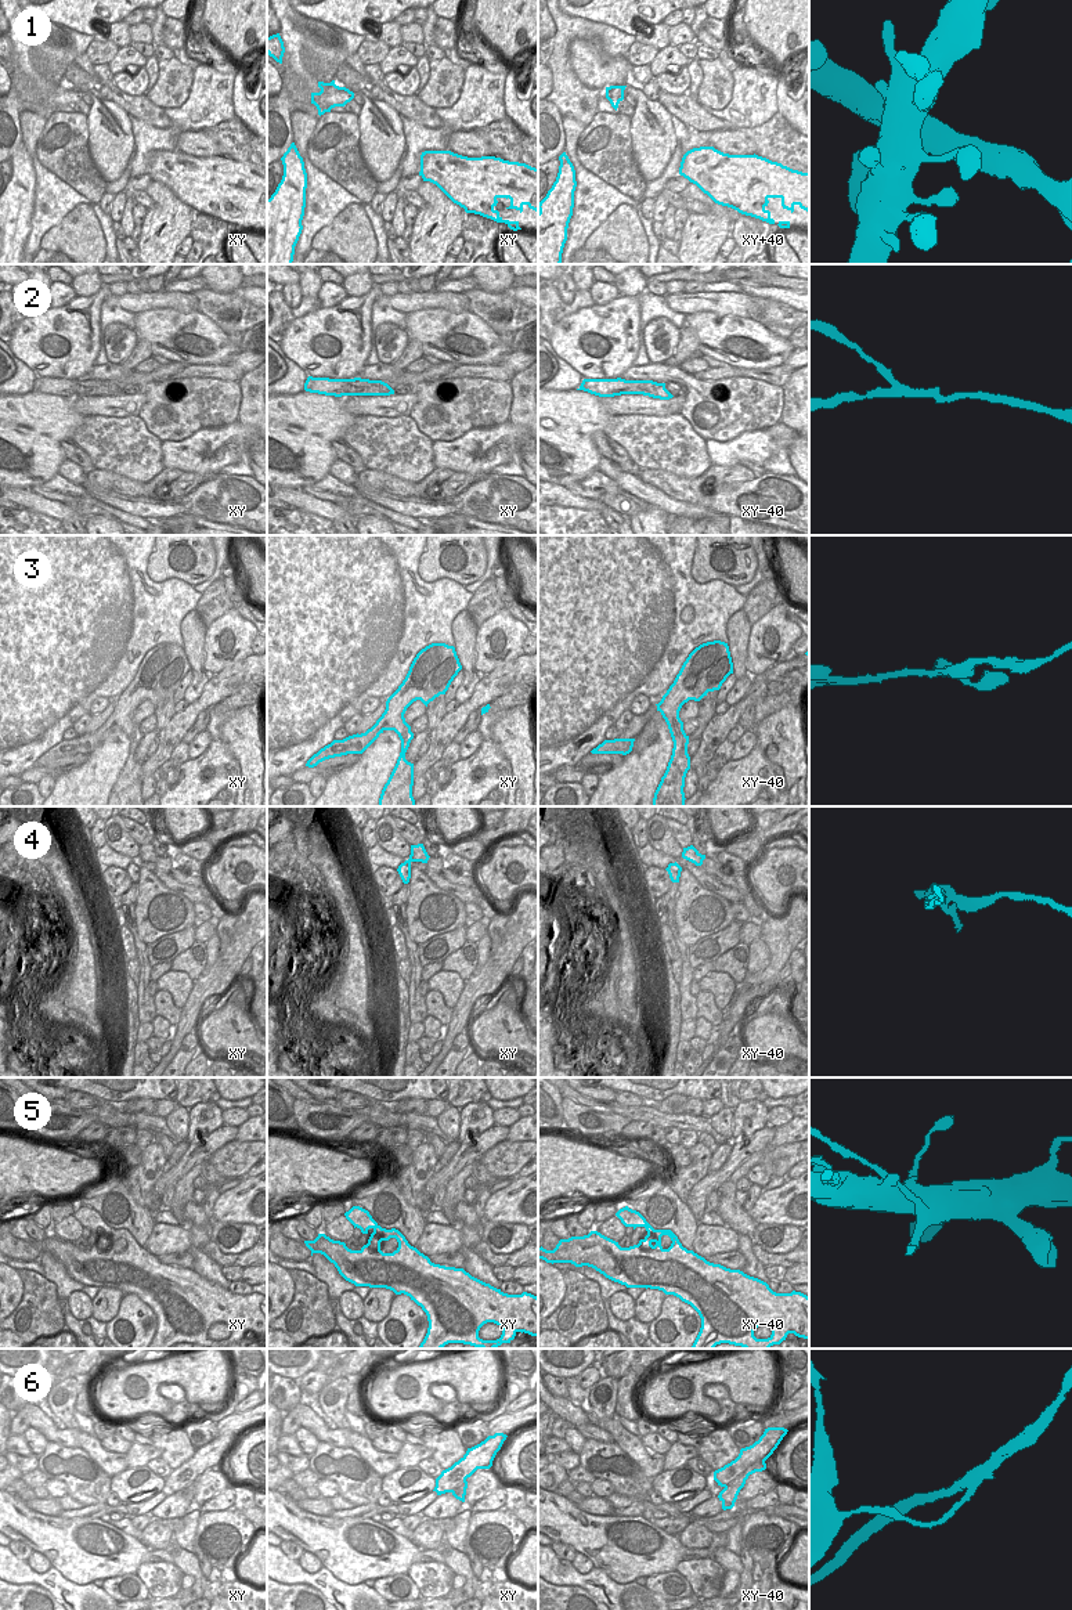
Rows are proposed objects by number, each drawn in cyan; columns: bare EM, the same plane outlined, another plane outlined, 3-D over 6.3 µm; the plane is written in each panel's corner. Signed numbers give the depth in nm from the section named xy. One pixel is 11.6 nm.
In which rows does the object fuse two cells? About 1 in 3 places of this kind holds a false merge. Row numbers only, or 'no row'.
1, 2, 4, 5, 6

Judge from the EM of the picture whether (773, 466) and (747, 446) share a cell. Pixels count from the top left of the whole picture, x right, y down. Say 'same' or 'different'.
different

